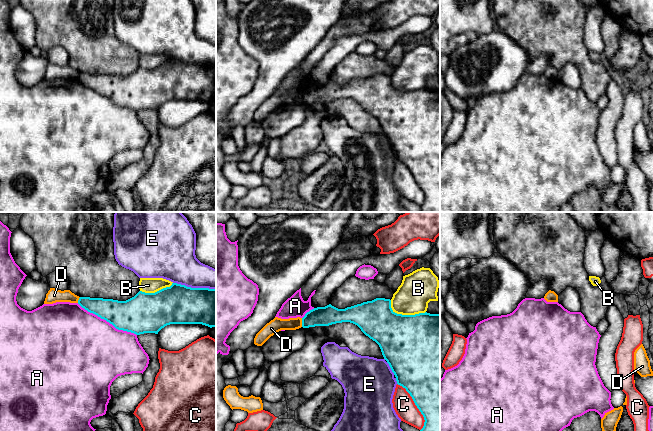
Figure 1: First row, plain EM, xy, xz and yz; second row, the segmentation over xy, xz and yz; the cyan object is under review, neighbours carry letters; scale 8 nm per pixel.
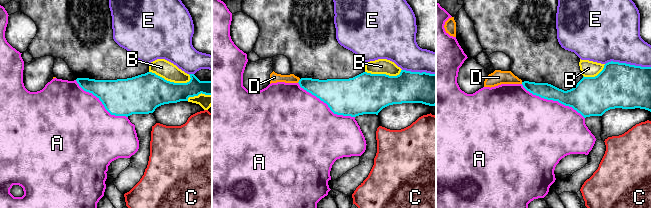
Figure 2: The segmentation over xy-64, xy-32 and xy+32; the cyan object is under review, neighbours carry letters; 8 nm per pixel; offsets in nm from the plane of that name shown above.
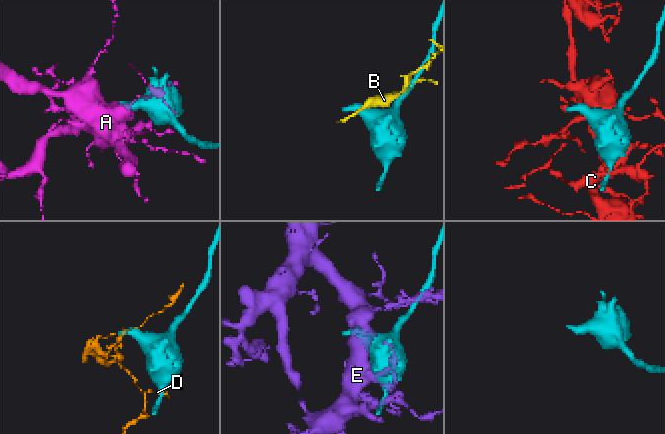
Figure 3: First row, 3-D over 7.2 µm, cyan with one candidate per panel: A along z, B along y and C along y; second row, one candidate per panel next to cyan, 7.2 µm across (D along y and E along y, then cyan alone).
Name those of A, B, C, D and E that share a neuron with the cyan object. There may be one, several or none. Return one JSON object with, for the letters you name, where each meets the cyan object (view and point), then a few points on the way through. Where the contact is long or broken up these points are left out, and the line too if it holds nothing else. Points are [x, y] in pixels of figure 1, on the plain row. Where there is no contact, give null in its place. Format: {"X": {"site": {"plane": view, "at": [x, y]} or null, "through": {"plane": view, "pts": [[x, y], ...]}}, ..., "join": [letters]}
{"join": []}

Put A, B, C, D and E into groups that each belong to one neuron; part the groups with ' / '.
A / B / C / D / E

